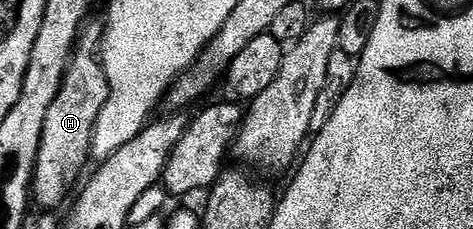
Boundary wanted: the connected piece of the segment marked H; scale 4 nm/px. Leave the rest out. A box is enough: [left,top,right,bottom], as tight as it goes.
[32,18,110,208]

